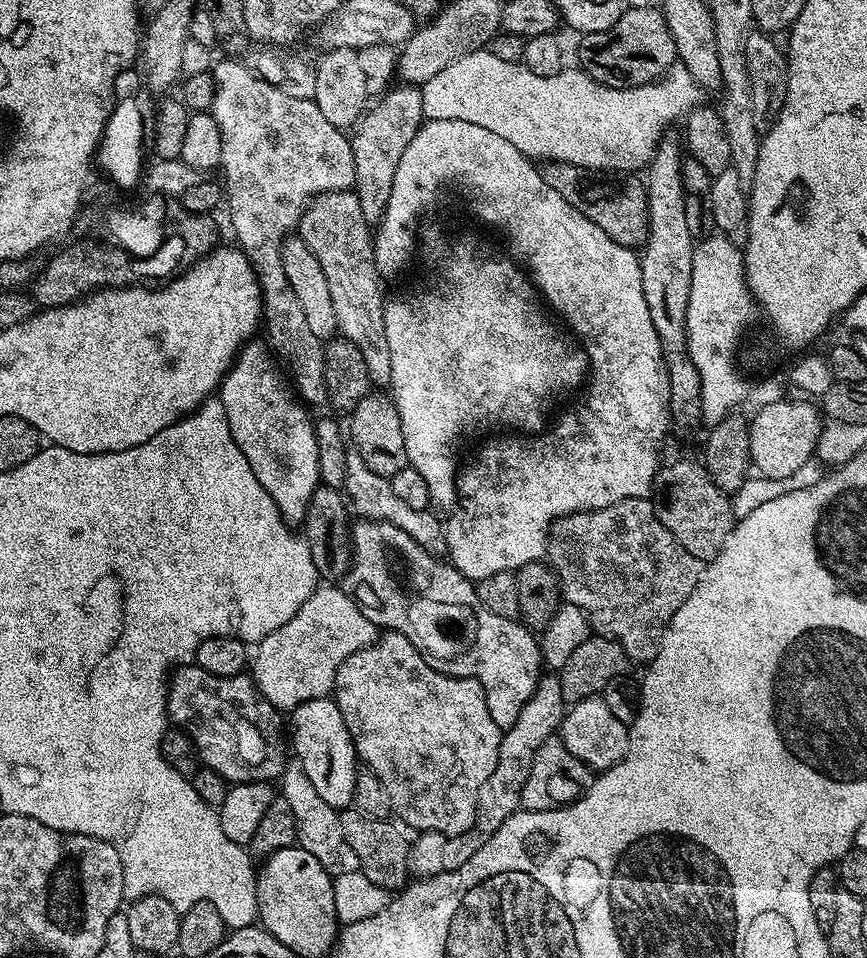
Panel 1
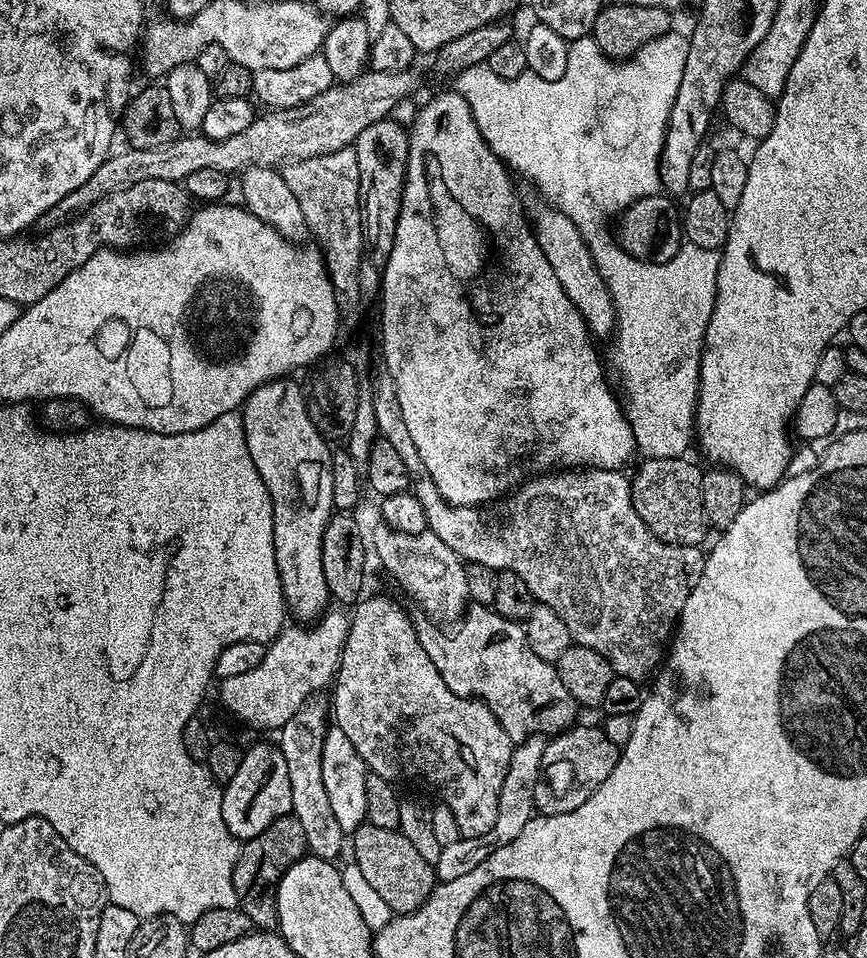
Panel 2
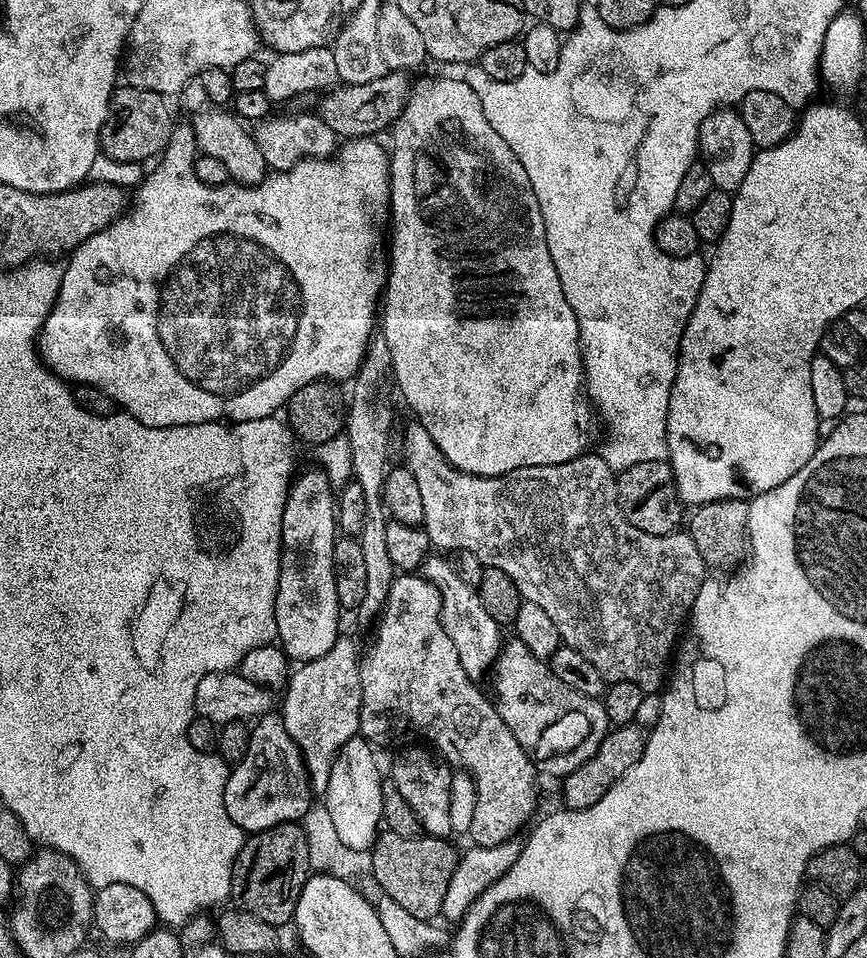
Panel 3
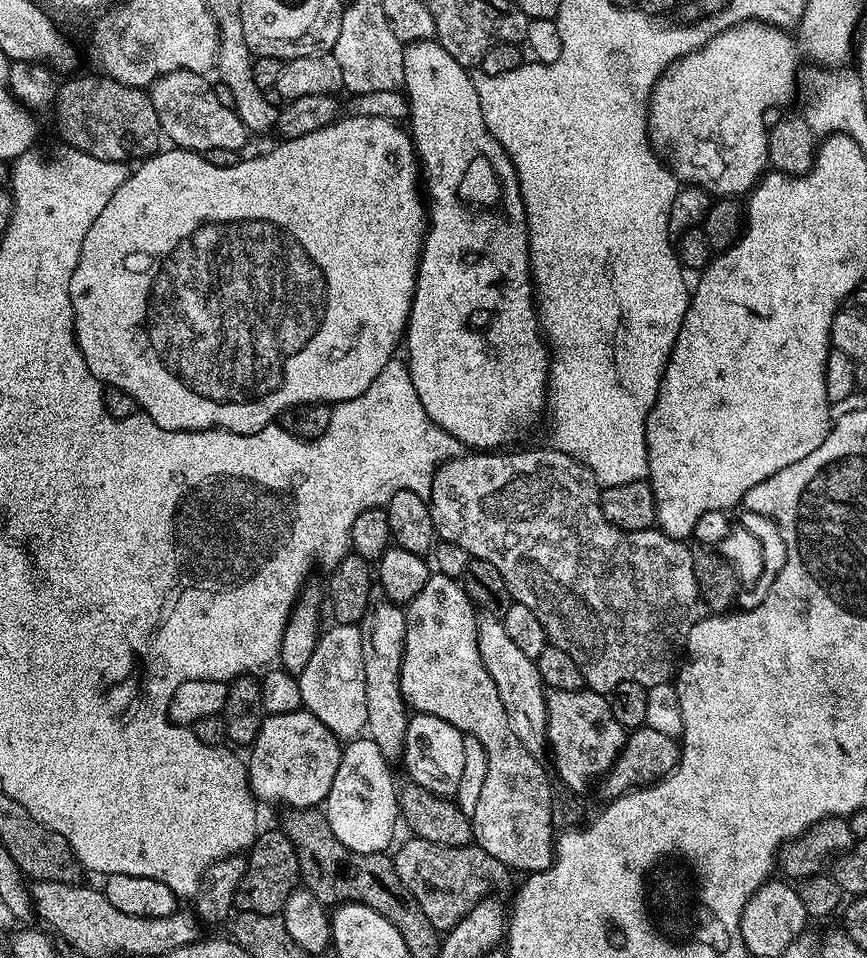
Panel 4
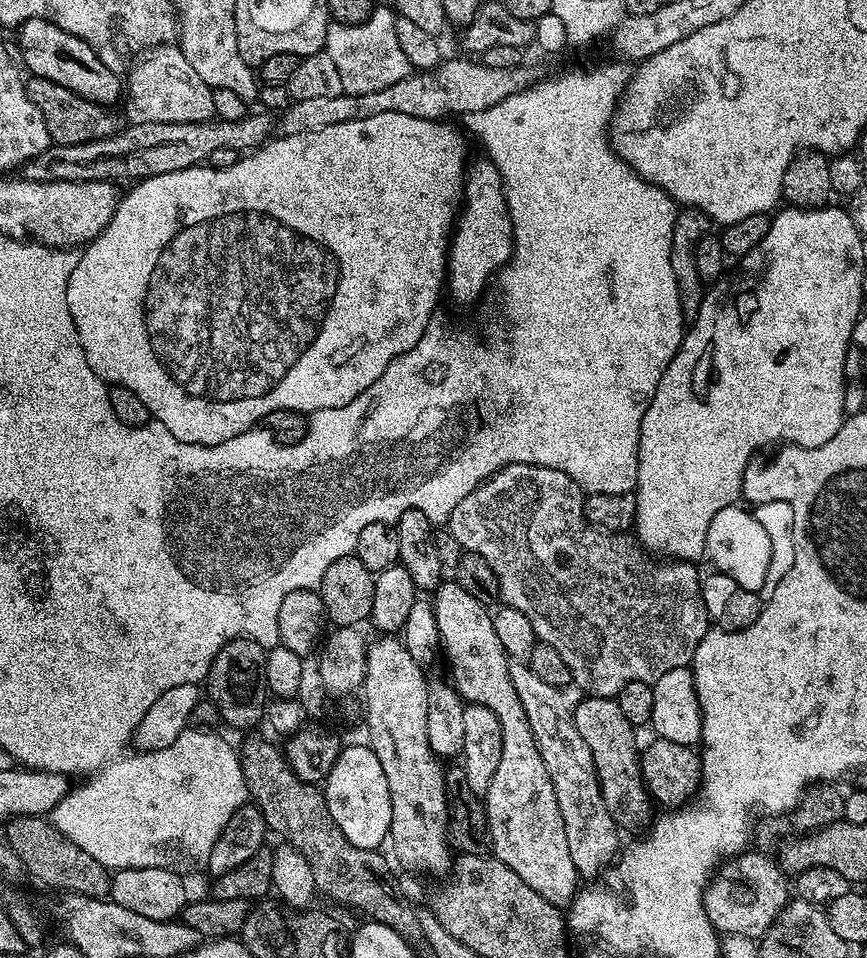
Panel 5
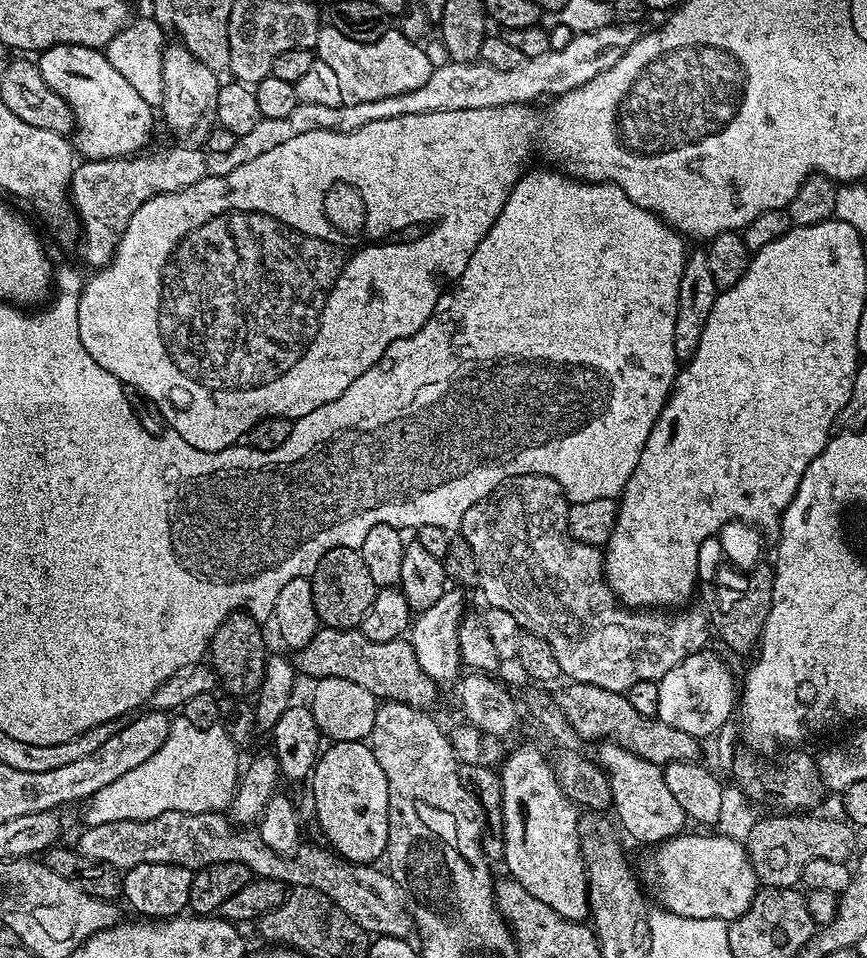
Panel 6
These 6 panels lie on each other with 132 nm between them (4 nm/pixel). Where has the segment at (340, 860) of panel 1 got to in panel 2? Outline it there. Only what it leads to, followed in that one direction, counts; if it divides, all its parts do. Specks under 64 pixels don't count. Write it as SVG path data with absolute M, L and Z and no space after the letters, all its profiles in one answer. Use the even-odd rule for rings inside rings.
M313 698L301 706L298 714L290 718L278 730L278 747L282 758L286 758L286 770L290 774L291 815L302 822L302 831L306 833L308 852L323 860L335 861L336 855L346 848L346 833L338 826L334 818L334 809L330 806L330 797L326 795L326 782L322 782L322 742L330 727L330 708L320 698Z

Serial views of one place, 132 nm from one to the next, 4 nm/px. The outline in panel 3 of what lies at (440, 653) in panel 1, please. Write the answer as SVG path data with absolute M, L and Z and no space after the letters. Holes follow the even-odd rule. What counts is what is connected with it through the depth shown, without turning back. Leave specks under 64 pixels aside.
M509 640L496 655L490 673L491 695L498 714L506 726L510 726L510 734L518 738L518 746L526 750L543 775L545 772L557 778L569 776L591 758L610 730L603 703L595 696L570 690L570 686L559 680L545 661L530 654L520 640Z

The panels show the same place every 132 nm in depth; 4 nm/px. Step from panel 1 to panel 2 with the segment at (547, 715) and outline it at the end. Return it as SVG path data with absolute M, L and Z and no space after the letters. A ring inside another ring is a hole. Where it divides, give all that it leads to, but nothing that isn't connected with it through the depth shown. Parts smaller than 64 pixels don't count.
M543 735L527 736L513 747L510 754L510 766L506 770L506 778L502 780L502 790L498 794L498 818L494 818L494 826L478 838L465 840L461 838L453 844L443 845L441 857L434 865L437 881L462 878L462 874L470 874L478 862L490 858L490 854L496 849L506 846L506 842L514 842L518 834L526 827L536 812L534 802L534 790L538 786L538 778L542 770L542 754L546 750L548 740Z

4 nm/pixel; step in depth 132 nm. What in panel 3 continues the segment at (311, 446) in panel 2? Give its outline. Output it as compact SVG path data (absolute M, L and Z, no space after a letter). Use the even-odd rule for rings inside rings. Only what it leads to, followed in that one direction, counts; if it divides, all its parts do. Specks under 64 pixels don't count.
M304 472L295 477L288 490L286 506L282 510L282 538L280 539L280 573L278 590L274 602L274 619L276 619L276 640L289 661L305 664L314 658L322 658L334 642L341 639L340 615L342 609L338 602L336 589L336 571L334 570L334 546L338 539L336 526L336 501L334 488L328 481L329 473Z

